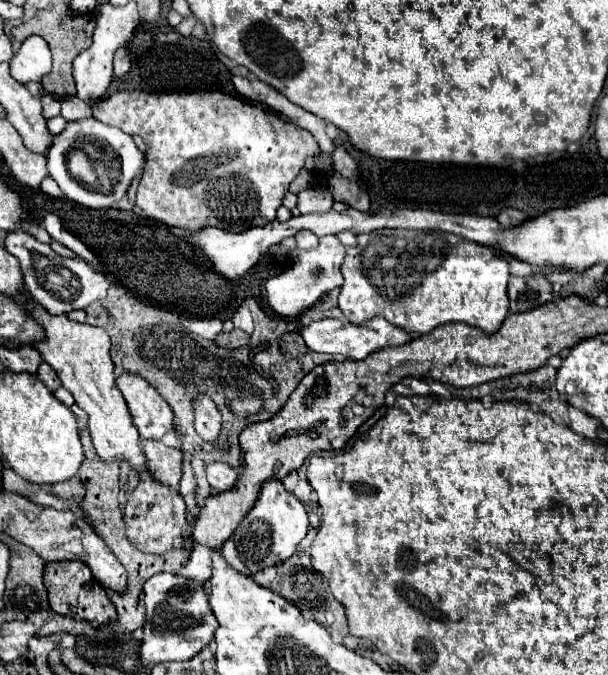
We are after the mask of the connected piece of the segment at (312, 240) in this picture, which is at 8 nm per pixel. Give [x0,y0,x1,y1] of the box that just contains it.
[296,231,318,249]

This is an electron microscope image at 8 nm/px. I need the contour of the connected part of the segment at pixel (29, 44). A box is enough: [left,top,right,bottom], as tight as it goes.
[10,35,52,81]

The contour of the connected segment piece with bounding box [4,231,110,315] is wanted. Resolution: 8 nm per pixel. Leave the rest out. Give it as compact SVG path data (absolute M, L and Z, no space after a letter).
M10 231L4 241L4 249L12 253L24 271L24 285L34 297L36 303L40 303L44 309L48 309L52 315L70 313L72 309L86 309L90 303L100 301L106 297L106 291L110 283L102 273L96 273L86 261L82 259L64 259L56 255L50 245L38 243L32 235L16 235Z

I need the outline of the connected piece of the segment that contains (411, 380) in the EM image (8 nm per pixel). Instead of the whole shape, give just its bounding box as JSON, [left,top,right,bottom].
[394,377,432,395]

